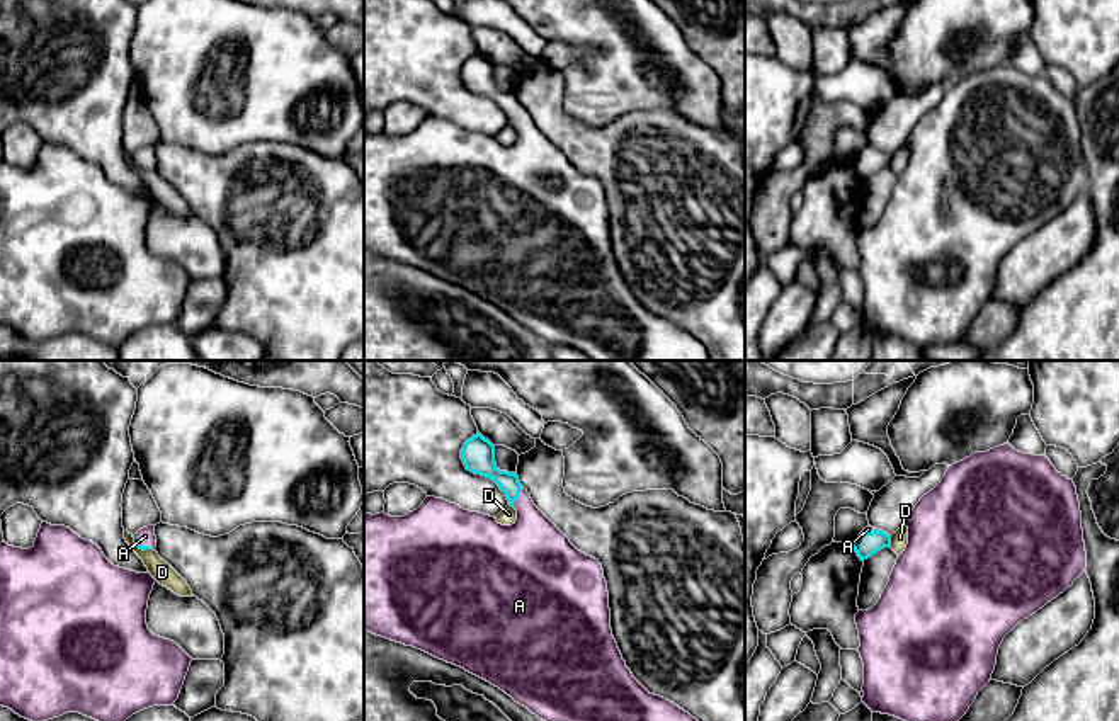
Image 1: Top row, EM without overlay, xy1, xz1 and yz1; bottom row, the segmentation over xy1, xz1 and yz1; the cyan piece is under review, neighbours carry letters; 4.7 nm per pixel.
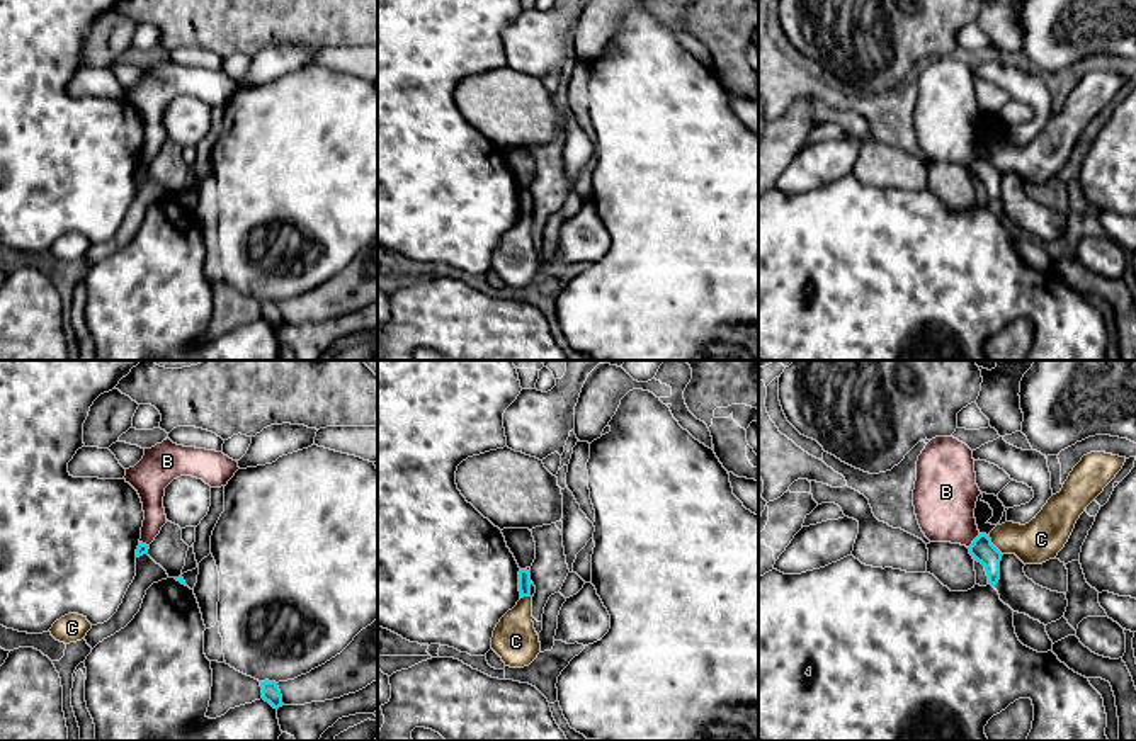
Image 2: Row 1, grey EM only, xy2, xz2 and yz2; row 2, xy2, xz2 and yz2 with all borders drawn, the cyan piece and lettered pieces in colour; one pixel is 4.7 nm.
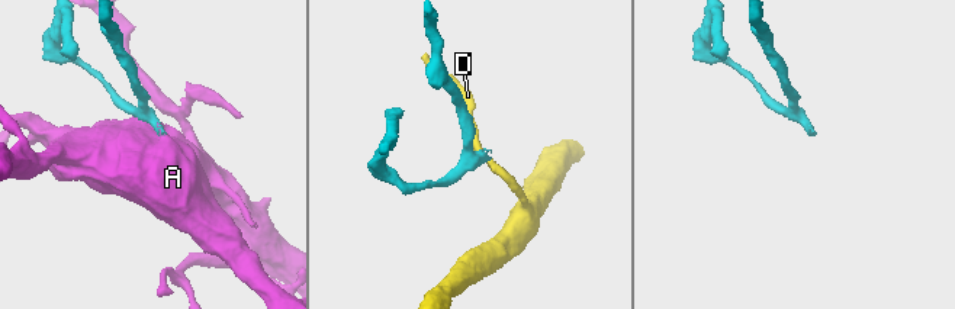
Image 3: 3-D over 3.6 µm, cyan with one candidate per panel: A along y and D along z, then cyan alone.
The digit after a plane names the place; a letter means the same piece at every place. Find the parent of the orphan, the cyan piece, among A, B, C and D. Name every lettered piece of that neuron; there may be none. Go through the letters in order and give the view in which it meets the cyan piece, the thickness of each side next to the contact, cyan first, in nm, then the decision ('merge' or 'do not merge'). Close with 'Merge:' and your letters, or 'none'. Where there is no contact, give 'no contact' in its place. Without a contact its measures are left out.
A: xz1 | 140/280 nm | merge
B: yz2 | 110/300 nm | do not merge
C: yz2 | 110/200 nm | do not merge
D: yz1 | 120/80 nm | do not merge
Merge: A

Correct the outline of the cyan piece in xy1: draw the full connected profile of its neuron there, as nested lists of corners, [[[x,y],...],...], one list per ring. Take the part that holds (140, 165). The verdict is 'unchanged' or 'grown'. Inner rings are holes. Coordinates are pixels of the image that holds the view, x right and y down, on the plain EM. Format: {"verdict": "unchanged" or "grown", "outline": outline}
{"verdict": "grown", "outline": [[[148,145],[139,148],[134,153],[134,162],[136,167],[146,170],[146,168],[155,168],[156,167],[156,155],[155,155],[155,145]]]}

